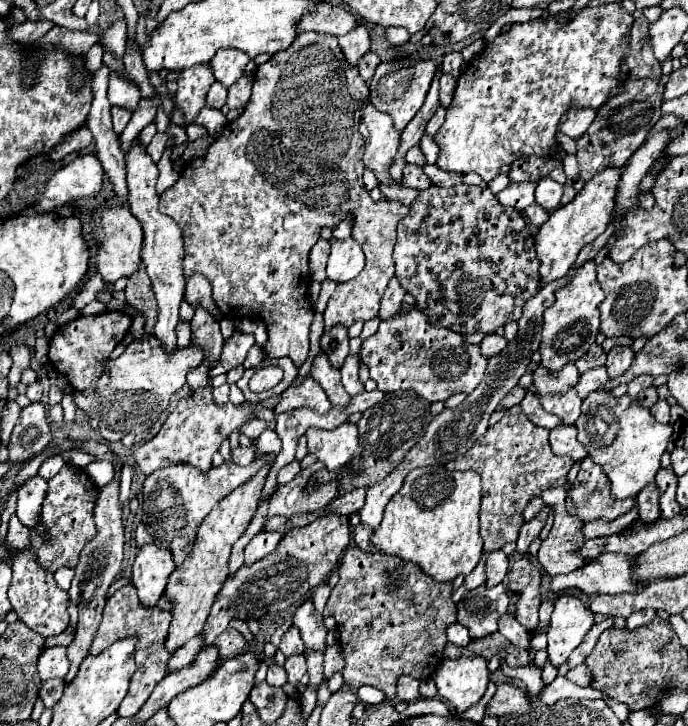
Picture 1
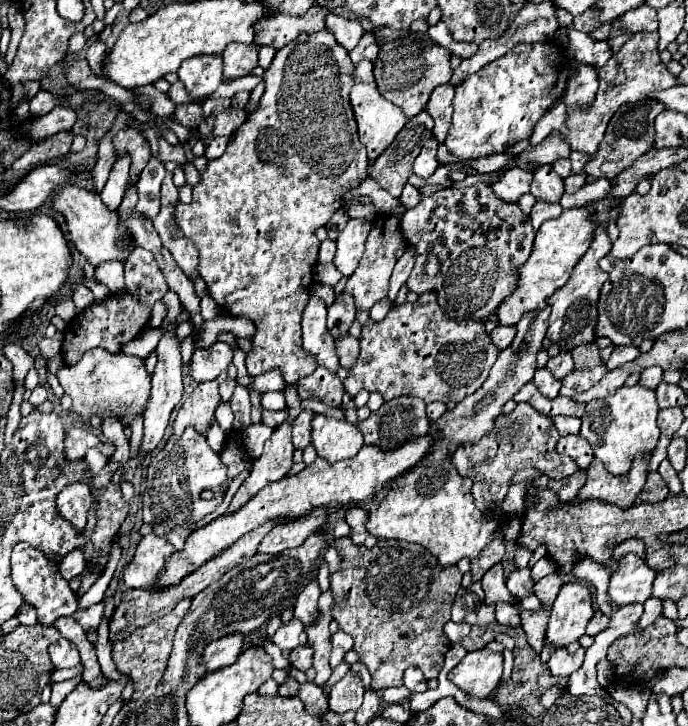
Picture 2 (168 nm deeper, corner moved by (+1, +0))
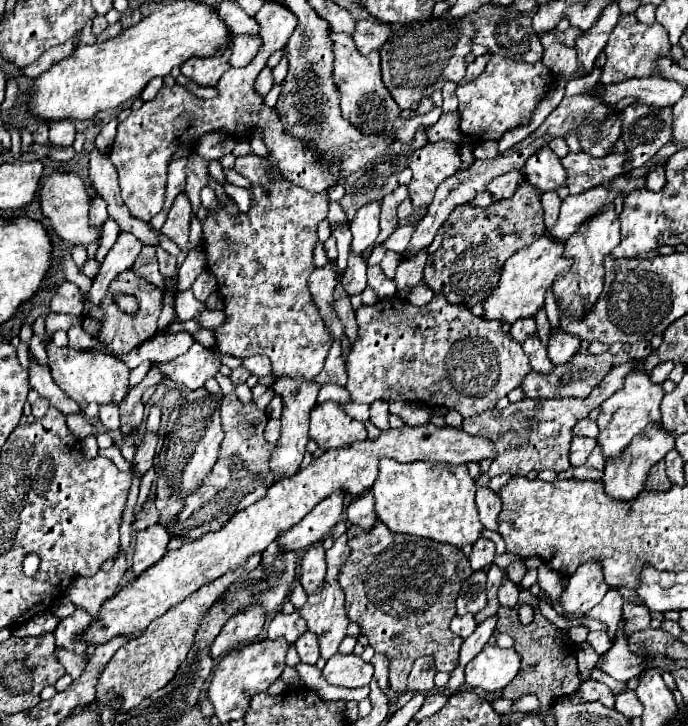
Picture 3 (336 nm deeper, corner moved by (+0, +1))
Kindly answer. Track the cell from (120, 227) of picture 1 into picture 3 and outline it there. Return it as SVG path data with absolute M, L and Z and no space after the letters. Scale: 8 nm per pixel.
M56 172L50 174L42 188L40 188L40 206L42 206L42 214L52 222L54 232L70 242L70 244L84 244L88 246L90 242L100 238L100 230L92 228L88 222L88 208L90 208L90 196L86 192L86 186L82 184L82 178L70 172Z

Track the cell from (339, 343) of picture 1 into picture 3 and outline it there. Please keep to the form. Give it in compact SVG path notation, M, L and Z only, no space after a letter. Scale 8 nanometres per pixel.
M350 252L350 256L348 256L348 270L342 276L342 280L340 280L350 296L360 294L366 288L366 268L368 268L366 256Z

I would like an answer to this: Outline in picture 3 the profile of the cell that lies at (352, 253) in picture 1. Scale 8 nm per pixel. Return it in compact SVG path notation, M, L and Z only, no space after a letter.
M370 202L368 206L362 206L356 212L356 218L350 224L350 230L352 230L350 246L354 252L360 254L376 242L376 238L380 234L378 220L380 220L380 202Z

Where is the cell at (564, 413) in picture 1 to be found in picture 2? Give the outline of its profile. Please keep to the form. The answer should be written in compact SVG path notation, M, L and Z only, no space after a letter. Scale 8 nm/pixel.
M539 369L539 371L535 371L533 383L535 383L537 389L541 391L541 395L545 395L547 399L555 399L555 397L559 395L561 381L555 381L553 375L551 375L547 369Z

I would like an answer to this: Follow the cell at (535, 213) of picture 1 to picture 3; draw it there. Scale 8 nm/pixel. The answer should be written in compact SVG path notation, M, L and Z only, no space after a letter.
M556 192L542 194L542 208L544 208L544 224L546 226L554 226L558 212L560 212L560 204L562 204L562 200L558 198Z

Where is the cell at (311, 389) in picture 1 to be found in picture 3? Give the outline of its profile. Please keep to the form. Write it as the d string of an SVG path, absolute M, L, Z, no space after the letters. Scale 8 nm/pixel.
M334 342L328 358L326 358L326 364L324 364L324 370L314 378L314 382L318 382L320 386L322 384L338 384L338 386L344 386L346 384L346 358L342 356L342 346L340 342Z

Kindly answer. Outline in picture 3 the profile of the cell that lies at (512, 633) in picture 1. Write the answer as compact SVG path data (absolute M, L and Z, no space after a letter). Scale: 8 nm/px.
M504 578L502 580L502 586L500 586L500 590L498 590L498 602L502 604L502 606L508 606L508 608L512 608L512 606L516 606L518 604L518 586L514 584L514 582L510 582L510 578Z

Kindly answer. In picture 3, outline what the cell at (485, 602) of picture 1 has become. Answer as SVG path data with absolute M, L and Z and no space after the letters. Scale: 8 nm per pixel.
M476 570L460 588L458 614L476 614L486 606L486 572Z

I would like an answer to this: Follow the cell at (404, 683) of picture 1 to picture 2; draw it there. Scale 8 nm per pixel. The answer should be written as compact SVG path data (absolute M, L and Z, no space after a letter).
M409 667L403 675L403 685L411 691L411 693L419 693L419 691L427 691L427 679L423 677L423 673L415 667Z

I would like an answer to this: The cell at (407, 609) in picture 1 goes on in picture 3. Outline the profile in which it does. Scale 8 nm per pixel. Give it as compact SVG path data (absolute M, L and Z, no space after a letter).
M376 522L372 530L360 530L360 526L348 528L352 542L352 556L340 570L340 586L346 594L348 618L360 624L362 634L368 638L374 652L384 652L390 658L390 686L394 692L406 690L406 678L414 660L420 656L432 656L436 670L452 672L458 666L462 638L450 630L450 620L456 616L456 598L462 582L472 574L470 562L456 546L448 546L428 538L412 538L408 534L392 534L384 522Z

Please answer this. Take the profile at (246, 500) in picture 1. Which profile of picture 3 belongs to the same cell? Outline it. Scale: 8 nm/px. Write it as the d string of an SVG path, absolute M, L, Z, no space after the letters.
M282 376L274 382L274 392L282 398L282 416L280 416L280 422L282 422L282 436L278 440L278 448L272 452L272 458L270 458L270 464L272 464L272 472L280 478L290 478L292 474L298 472L300 468L300 462L304 458L304 452L306 452L306 444L308 444L308 416L310 416L310 410L316 406L316 398L318 398L318 392L320 392L320 386L314 382L314 380L302 380L302 378L288 378L288 376Z

